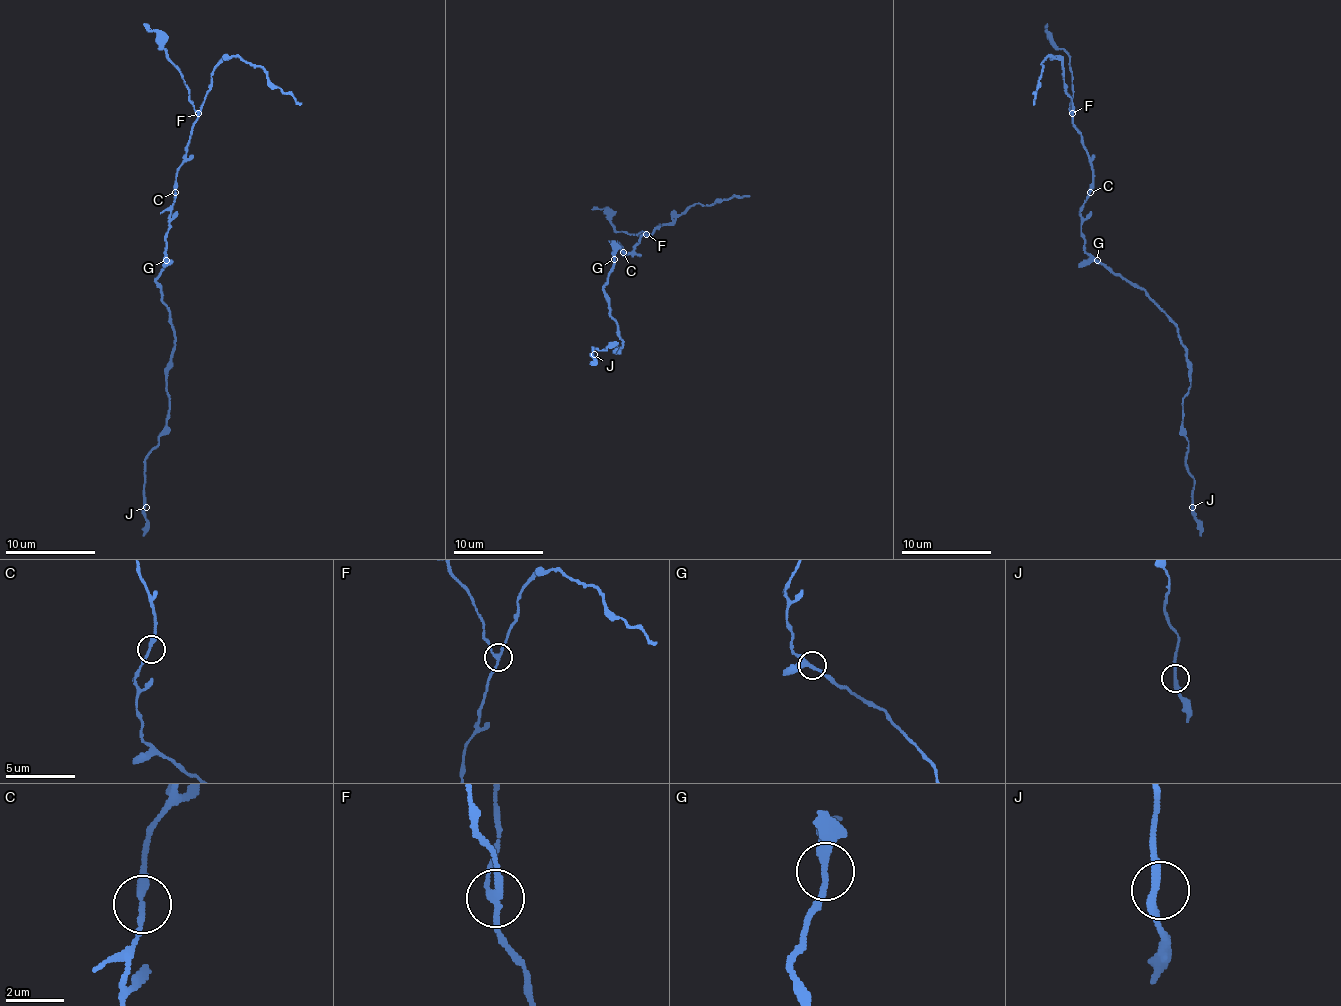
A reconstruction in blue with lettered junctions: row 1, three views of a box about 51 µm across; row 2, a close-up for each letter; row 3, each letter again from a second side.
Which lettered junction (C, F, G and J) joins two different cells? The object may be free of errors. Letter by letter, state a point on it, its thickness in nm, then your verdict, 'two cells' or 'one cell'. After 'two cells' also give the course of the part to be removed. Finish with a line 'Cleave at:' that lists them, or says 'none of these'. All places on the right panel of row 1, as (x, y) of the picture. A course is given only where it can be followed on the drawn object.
C: at (1090, 192); 240 nm thick; one cell
F: at (1072, 113); 180 nm thick; two cells; foreign part runs (1072, 113), (1070, 57), (1047, 34), (1047, 23)
G: at (1097, 260); 240 nm thick; one cell
J: at (1192, 507); 240 nm thick; one cell
Cleave at: F

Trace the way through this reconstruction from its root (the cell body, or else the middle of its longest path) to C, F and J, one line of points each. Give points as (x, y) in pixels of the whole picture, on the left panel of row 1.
C: (166, 263), (168, 215), (175, 192)
F: (166, 263), (166, 233), (175, 195), (175, 172), (184, 159), (191, 127), (198, 113)
J: (166, 263), (155, 281), (168, 310), (175, 346), (166, 378), (166, 430), (144, 471), (146, 507)

